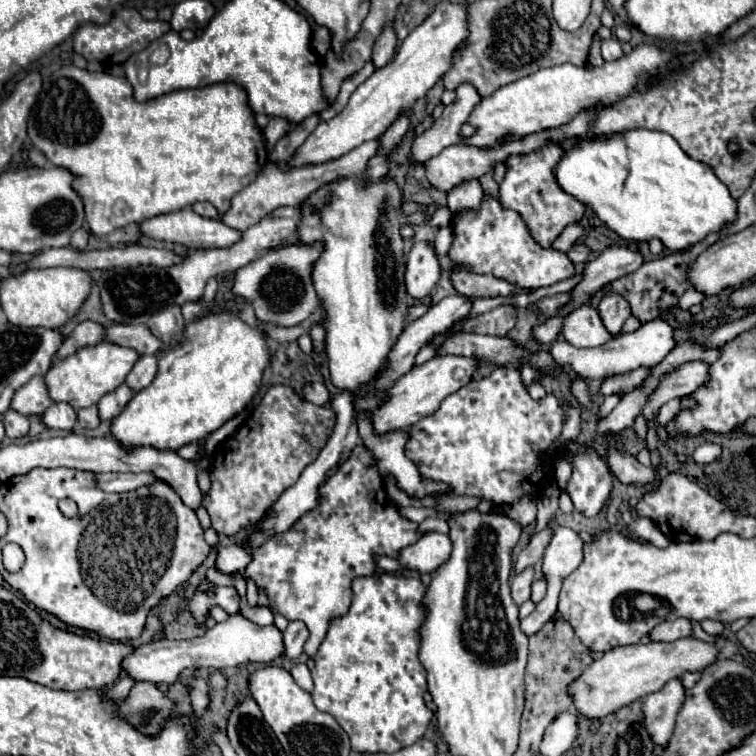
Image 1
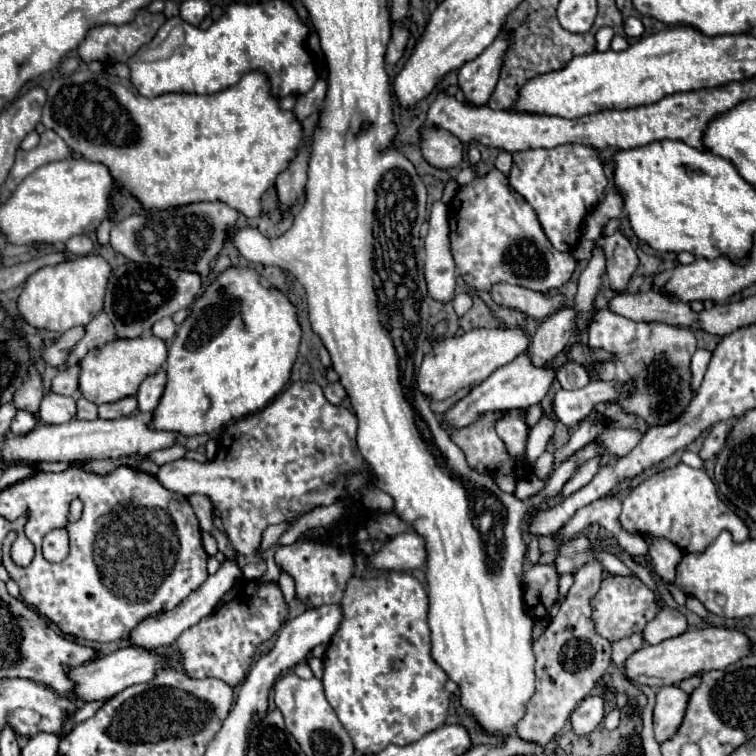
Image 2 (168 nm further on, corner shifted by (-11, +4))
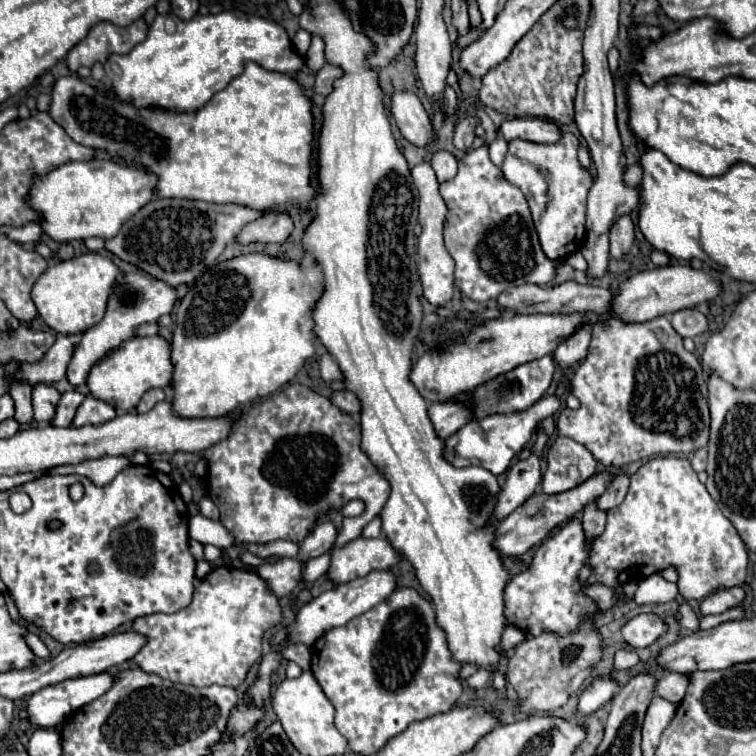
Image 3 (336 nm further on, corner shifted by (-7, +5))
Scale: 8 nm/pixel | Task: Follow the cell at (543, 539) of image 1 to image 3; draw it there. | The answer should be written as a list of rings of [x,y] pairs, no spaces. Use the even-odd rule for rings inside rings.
[[[618,472],[618,474],[614,476],[612,484],[606,488],[606,492],[598,498],[598,510],[608,512],[610,508],[620,506],[622,500],[624,500],[624,496],[626,496],[626,492],[628,492],[628,484],[630,484],[628,476],[622,474],[622,472]]]

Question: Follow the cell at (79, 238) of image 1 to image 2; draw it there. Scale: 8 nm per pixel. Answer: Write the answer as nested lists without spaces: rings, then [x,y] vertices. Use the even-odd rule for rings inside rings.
[[[74,235],[66,241],[66,251],[72,255],[88,255],[92,251],[92,241],[86,235]]]

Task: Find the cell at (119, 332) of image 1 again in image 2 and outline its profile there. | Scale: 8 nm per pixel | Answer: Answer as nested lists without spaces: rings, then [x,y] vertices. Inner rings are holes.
[[[102,311],[98,317],[94,317],[88,325],[86,325],[86,333],[84,339],[80,339],[80,343],[76,343],[76,347],[72,347],[72,351],[68,353],[68,365],[78,363],[80,359],[84,359],[84,355],[96,347],[102,347],[110,341],[118,339],[112,321],[108,319],[108,315]]]

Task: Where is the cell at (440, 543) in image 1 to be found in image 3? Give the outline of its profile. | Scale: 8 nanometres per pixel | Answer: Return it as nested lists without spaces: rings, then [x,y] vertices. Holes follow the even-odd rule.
[[[356,538],[344,548],[332,550],[332,564],[328,576],[332,582],[352,582],[374,570],[390,570],[400,562],[400,552],[388,542],[388,538]]]

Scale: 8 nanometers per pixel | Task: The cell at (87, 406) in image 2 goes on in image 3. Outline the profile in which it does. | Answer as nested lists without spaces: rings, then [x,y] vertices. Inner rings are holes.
[[[70,390],[66,394],[62,394],[58,406],[56,406],[56,418],[52,420],[54,426],[72,426],[72,420],[76,416],[78,406],[84,402],[84,394],[78,390]]]

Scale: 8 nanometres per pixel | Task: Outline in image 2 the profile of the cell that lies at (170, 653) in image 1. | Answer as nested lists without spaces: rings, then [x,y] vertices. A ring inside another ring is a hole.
[[[124,647],[112,655],[98,657],[92,663],[84,663],[80,667],[68,667],[68,675],[72,675],[72,683],[76,683],[74,695],[78,699],[82,699],[82,701],[106,701],[130,685],[150,681],[164,667],[166,665],[162,663],[160,655],[154,655],[150,651],[136,649],[136,647]]]

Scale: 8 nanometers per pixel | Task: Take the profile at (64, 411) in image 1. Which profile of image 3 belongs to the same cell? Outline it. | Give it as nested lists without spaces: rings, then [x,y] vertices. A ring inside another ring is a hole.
[[[40,384],[34,388],[32,404],[34,404],[34,420],[36,422],[52,422],[56,416],[56,406],[60,402],[60,392],[54,386]]]

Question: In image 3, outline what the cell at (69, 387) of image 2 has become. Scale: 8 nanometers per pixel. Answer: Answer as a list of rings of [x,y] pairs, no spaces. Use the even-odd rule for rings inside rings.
[[[104,250],[102,254],[110,256],[120,266],[120,272],[118,272],[118,276],[116,276],[116,280],[112,284],[112,294],[108,296],[104,318],[84,332],[84,338],[82,338],[82,342],[78,344],[78,348],[76,348],[74,356],[72,356],[72,362],[70,362],[68,372],[66,372],[66,378],[68,378],[68,382],[72,386],[82,386],[86,382],[86,378],[88,378],[88,370],[100,358],[104,358],[110,350],[120,346],[120,342],[130,340],[136,334],[138,326],[142,326],[146,322],[156,322],[162,314],[170,314],[174,310],[176,300],[178,300],[178,292],[176,292],[174,286],[166,284],[164,280],[156,280],[154,276],[140,274],[130,264],[124,264],[124,268],[122,268],[122,260],[114,258],[114,254],[108,252],[108,250]]]

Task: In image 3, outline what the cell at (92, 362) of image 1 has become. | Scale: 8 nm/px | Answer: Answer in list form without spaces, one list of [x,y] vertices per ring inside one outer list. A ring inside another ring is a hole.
[[[134,336],[106,354],[100,362],[96,362],[88,374],[90,394],[98,400],[112,404],[114,408],[130,410],[134,408],[142,394],[150,388],[166,388],[172,380],[172,364],[170,364],[170,344],[162,336]]]

